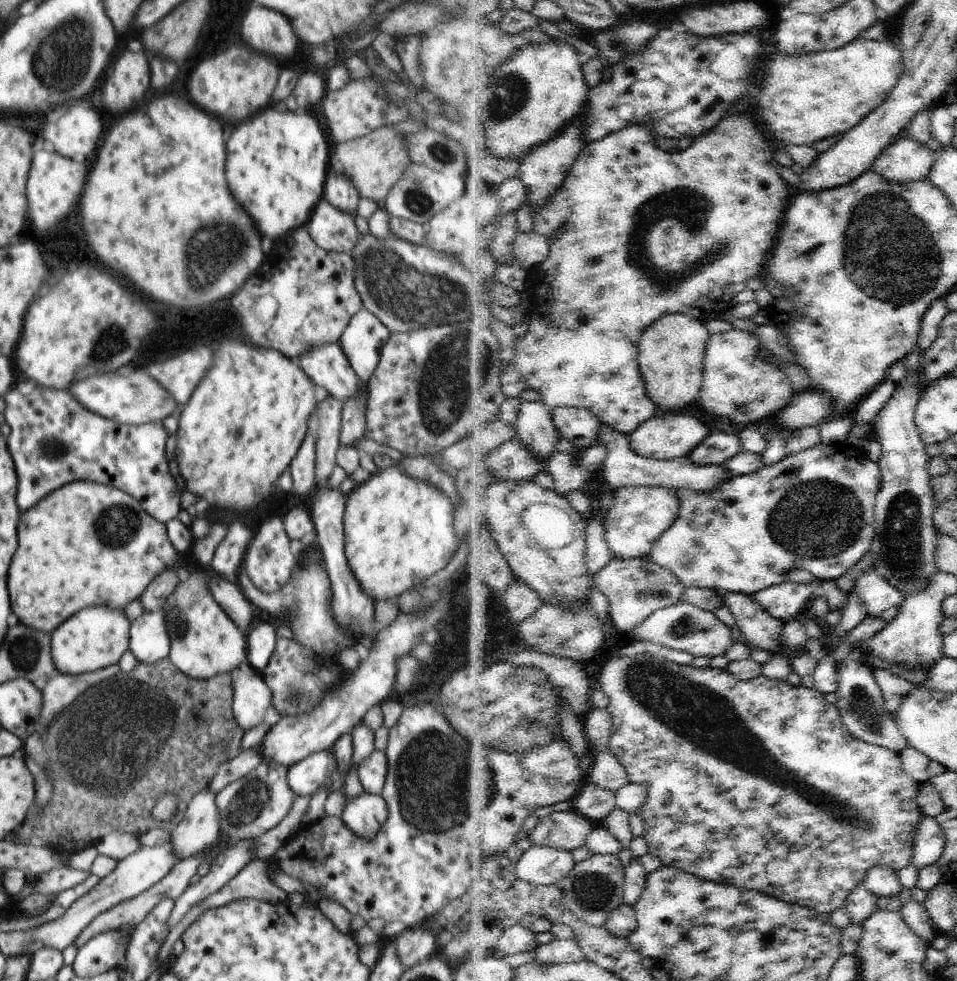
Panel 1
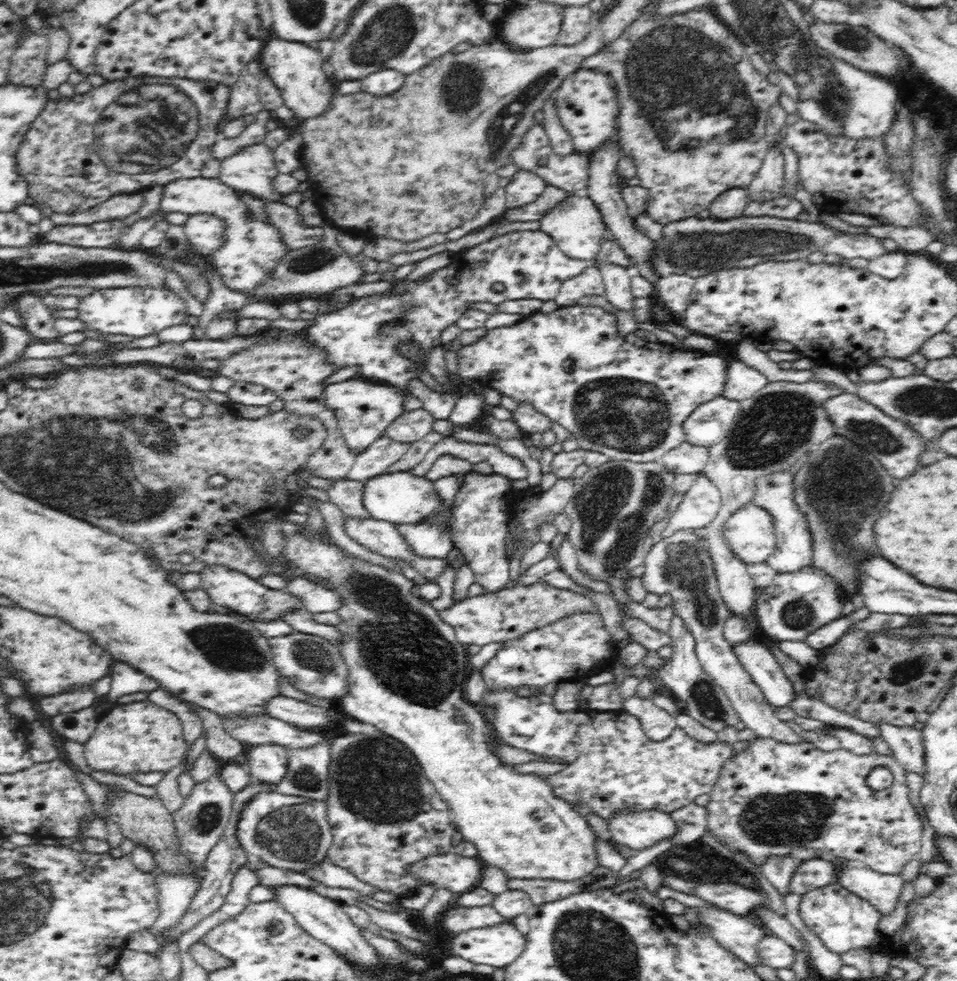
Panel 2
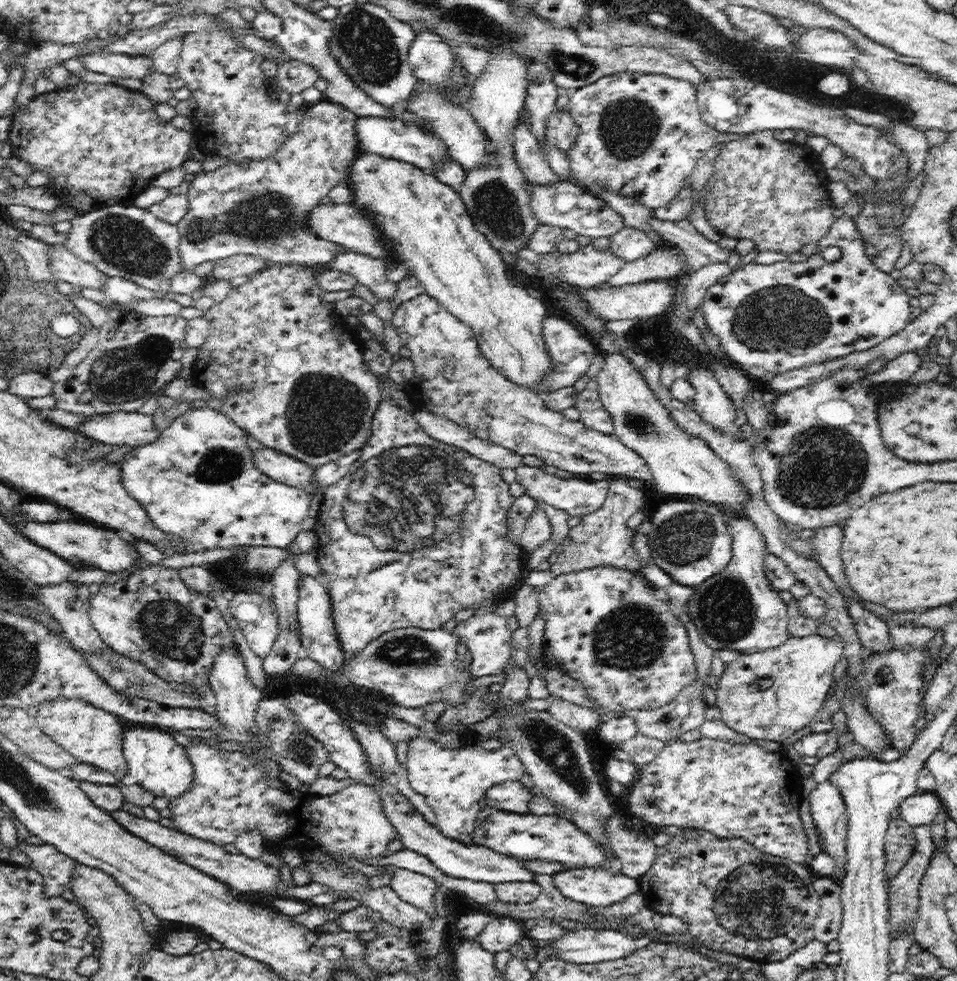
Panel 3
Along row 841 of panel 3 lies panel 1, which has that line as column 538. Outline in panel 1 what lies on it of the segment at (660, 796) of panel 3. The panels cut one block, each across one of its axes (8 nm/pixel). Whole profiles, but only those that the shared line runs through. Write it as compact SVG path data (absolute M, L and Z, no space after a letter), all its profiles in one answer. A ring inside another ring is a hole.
M416 704L416 706L410 705L410 708L403 708L400 720L389 730L385 754L388 760L388 774L386 774L386 784L384 784L381 795L386 806L388 806L388 820L380 826L378 834L372 840L360 838L344 824L341 818L326 815L326 818L320 820L318 826L306 826L301 831L298 828L276 853L268 858L268 878L272 878L278 872L286 872L288 876L292 876L300 882L312 884L320 892L321 899L326 900L328 898L342 904L352 917L358 914L366 922L374 918L382 918L387 923L399 921L408 928L420 927L428 922L432 916L443 913L451 904L454 904L458 897L461 897L470 886L474 885L474 880L478 880L476 883L481 886L484 884L487 878L486 860L490 854L496 852L516 854L515 844L518 840L518 832L524 828L524 822L528 816L536 814L544 806L554 806L568 800L574 802L575 797L587 781L587 772L582 770L582 766L580 766L580 756L576 754L574 746L570 748L570 742L565 738L556 738L552 744L548 744L544 748L538 747L536 750L527 752L527 754L506 754L506 752L498 754L496 750L492 750L488 746L468 748L468 742L462 740L462 736L450 726L449 720L441 713L439 707L434 708L432 704Z

